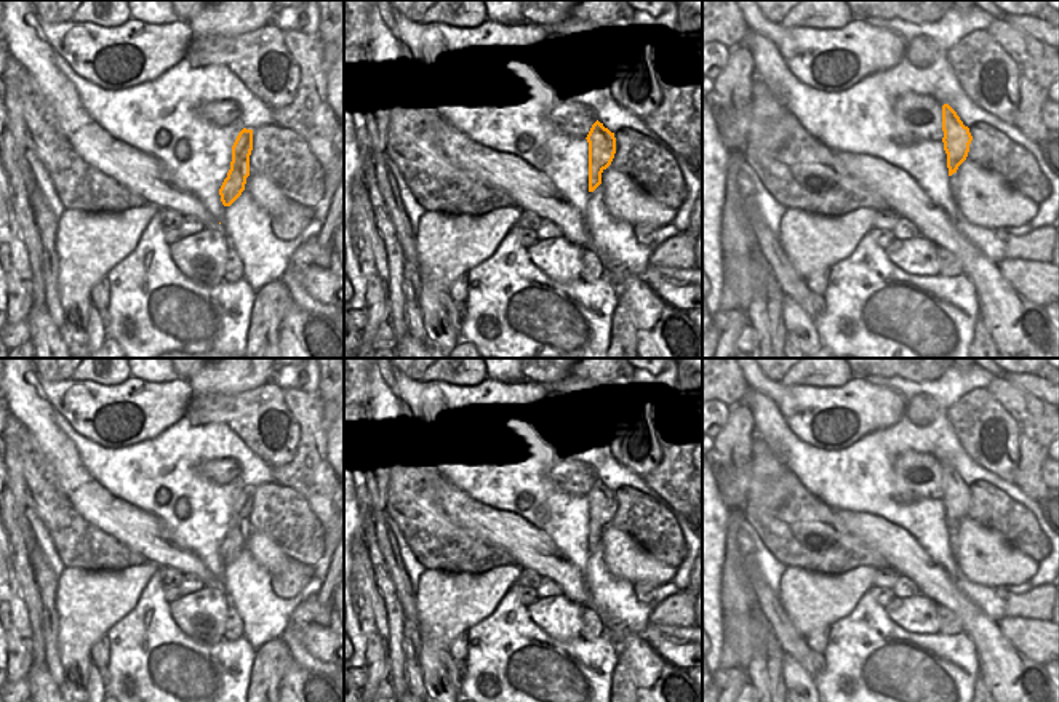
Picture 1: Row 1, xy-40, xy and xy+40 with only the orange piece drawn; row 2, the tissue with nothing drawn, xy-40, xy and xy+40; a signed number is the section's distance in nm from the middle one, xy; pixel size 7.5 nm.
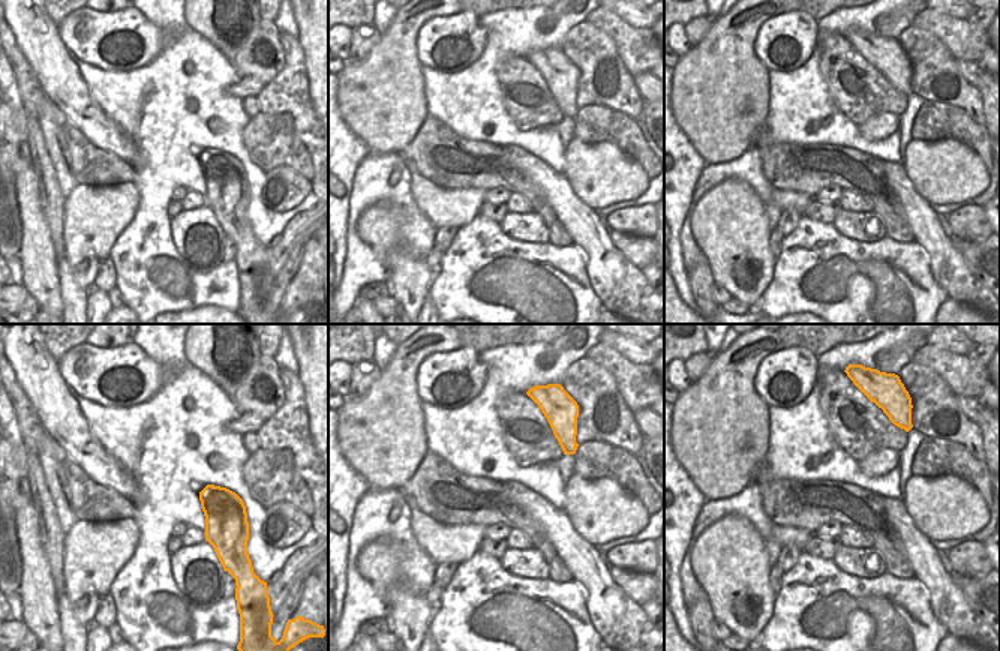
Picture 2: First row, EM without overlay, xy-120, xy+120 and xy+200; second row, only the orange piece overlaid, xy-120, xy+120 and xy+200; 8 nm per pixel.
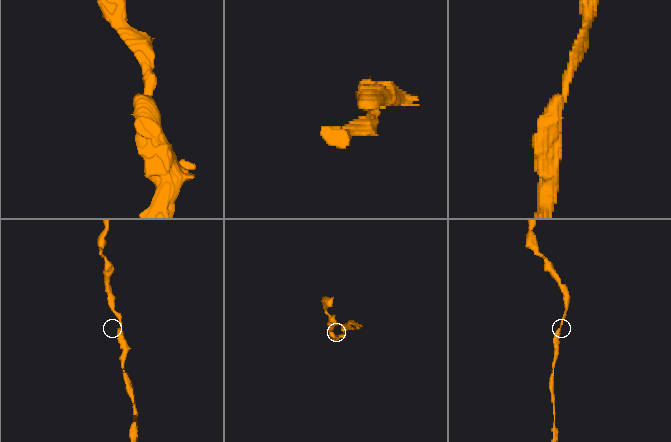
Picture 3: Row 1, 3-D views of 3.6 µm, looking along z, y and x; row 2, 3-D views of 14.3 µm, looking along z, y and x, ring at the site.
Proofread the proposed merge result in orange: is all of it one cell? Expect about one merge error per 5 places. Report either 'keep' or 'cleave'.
keep

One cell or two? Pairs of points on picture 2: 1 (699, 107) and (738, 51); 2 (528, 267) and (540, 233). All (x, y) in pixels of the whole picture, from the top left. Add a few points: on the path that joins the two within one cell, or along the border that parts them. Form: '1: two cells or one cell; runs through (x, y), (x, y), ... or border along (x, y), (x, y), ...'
1: one cell; runs through (712, 93), (720, 86), (724, 65)
2: two cells; border along (502, 231), (519, 240), (532, 243), (547, 242)

